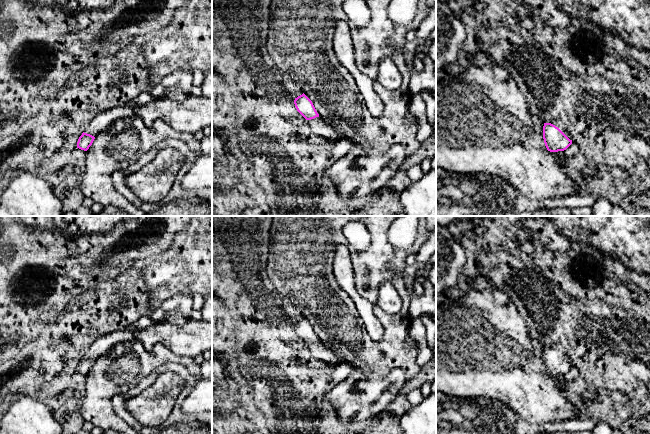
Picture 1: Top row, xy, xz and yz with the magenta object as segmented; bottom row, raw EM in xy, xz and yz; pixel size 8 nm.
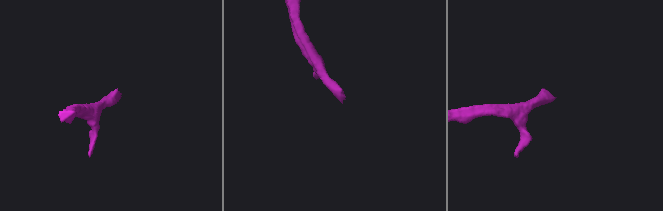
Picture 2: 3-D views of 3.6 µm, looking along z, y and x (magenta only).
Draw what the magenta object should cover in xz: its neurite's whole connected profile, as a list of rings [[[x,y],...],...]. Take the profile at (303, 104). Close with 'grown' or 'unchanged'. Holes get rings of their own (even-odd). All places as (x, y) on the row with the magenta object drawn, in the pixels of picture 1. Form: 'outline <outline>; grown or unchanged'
outline [[[303,93],[294,100],[297,111],[308,121],[312,131],[326,139],[337,140],[339,133],[335,127],[326,123],[317,113],[312,101]]]; grown

